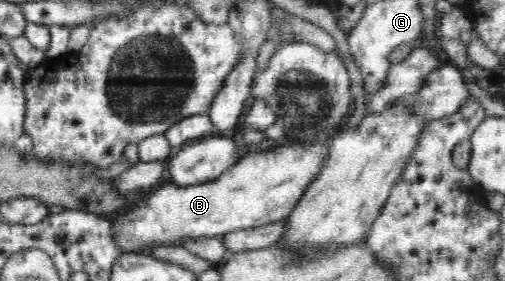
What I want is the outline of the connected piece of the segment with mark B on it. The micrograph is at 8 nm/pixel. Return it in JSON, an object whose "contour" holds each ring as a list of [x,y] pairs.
{"contour":[[[319,140],[312,145],[264,144],[249,149],[233,167],[212,181],[184,187],[172,183],[166,183],[165,186],[160,185],[144,204],[121,212],[120,217],[113,224],[112,238],[116,240],[116,246],[120,246],[121,252],[149,254],[149,249],[156,246],[183,246],[181,243],[186,238],[219,238],[222,235],[228,235],[230,231],[244,231],[250,227],[264,227],[270,223],[285,221],[313,179],[320,173],[328,155],[328,145],[323,145]]]}

